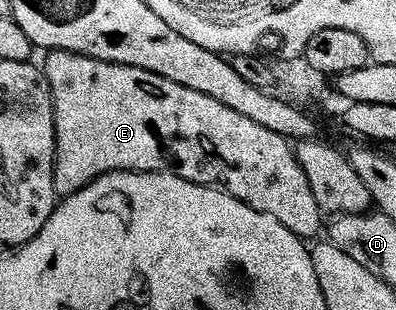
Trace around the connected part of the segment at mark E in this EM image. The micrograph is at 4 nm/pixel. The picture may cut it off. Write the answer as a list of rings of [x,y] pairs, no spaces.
[[[51,50],[45,57],[46,59],[40,62],[40,69],[42,75],[46,77],[46,83],[50,89],[52,108],[54,109],[54,171],[52,172],[52,184],[54,185],[55,195],[74,194],[77,190],[89,184],[93,178],[98,178],[101,174],[107,174],[113,170],[157,170],[160,166],[159,158],[163,162],[163,164],[161,163],[163,167],[169,168],[184,180],[195,182],[201,186],[214,186],[217,190],[222,190],[228,196],[240,200],[245,206],[252,207],[256,212],[264,212],[268,216],[272,216],[272,220],[284,224],[284,228],[288,228],[303,240],[313,239],[315,237],[313,234],[321,228],[322,218],[324,219],[323,211],[319,210],[316,204],[316,196],[312,196],[312,188],[308,188],[308,182],[294,158],[291,145],[282,135],[256,124],[256,120],[248,120],[248,116],[240,116],[240,112],[232,112],[232,108],[220,104],[220,100],[212,100],[212,96],[204,96],[204,92],[184,88],[184,84],[176,84],[172,80],[148,72],[144,68],[96,60],[83,54],[73,54],[67,50]]]

